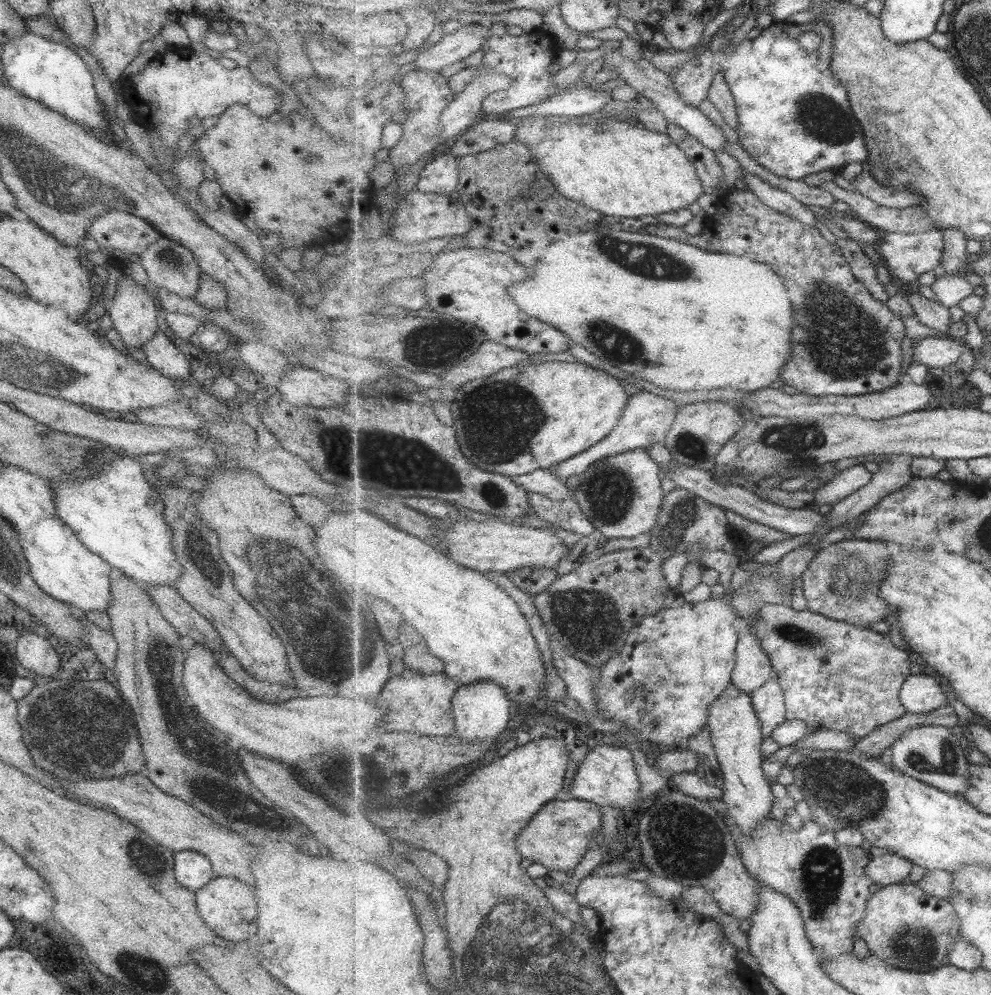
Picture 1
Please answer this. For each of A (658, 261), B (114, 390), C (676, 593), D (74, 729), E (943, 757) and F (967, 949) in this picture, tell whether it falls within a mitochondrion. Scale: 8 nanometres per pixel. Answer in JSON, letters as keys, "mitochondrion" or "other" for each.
{"A":"mitochondrion","B":"other","C":"other","D":"mitochondrion","E":"mitochondrion","F":"other"}

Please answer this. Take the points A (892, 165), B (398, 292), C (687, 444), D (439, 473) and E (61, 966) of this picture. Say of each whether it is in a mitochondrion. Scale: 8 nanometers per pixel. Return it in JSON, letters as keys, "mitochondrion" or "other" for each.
{"A":"mitochondrion","B":"other","C":"mitochondrion","D":"mitochondrion","E":"other"}

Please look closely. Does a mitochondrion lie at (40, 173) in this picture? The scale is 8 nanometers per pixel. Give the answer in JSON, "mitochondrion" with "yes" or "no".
{"mitochondrion":"yes"}

